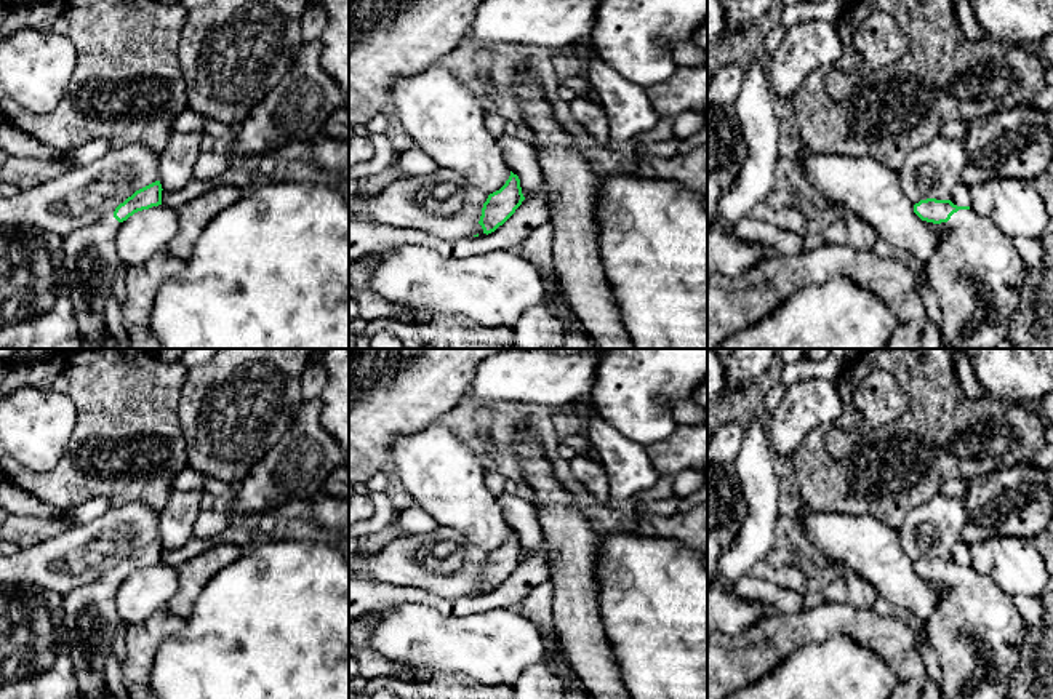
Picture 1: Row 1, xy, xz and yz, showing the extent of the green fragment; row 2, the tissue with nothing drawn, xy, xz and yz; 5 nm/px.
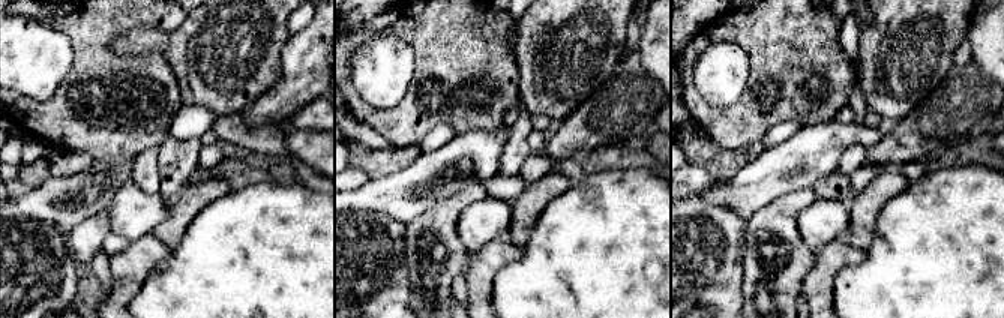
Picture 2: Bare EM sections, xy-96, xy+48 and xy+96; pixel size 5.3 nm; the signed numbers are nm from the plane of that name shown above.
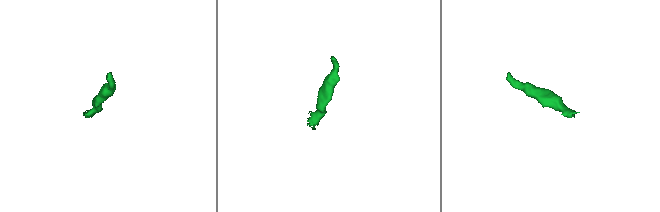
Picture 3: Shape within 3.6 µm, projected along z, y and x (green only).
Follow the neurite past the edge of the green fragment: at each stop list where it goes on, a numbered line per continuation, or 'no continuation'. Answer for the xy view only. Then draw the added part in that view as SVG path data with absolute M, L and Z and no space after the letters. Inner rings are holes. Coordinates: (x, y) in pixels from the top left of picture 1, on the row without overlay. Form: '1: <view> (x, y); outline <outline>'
1: xy (92, 616); outline M114 569L64 597L75 680L80 696L88 699L101 699L107 689L104 667L122 621L115 600L122 581Z

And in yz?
1: yz (976, 632); outline M971 566L959 568L938 584L943 597L925 621L925 637L938 654L941 699L1007 699L1027 630L1011 597Z

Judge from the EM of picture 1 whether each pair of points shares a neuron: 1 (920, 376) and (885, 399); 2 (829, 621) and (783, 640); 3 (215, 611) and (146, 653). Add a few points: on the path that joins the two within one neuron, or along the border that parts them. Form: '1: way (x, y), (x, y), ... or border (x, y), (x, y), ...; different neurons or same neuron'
1: border (882, 370), (908, 399), (887, 424); different neurons
2: way (818, 624), (794, 631); same neuron
3: border (188, 619), (159, 648), (149, 679); different neurons

